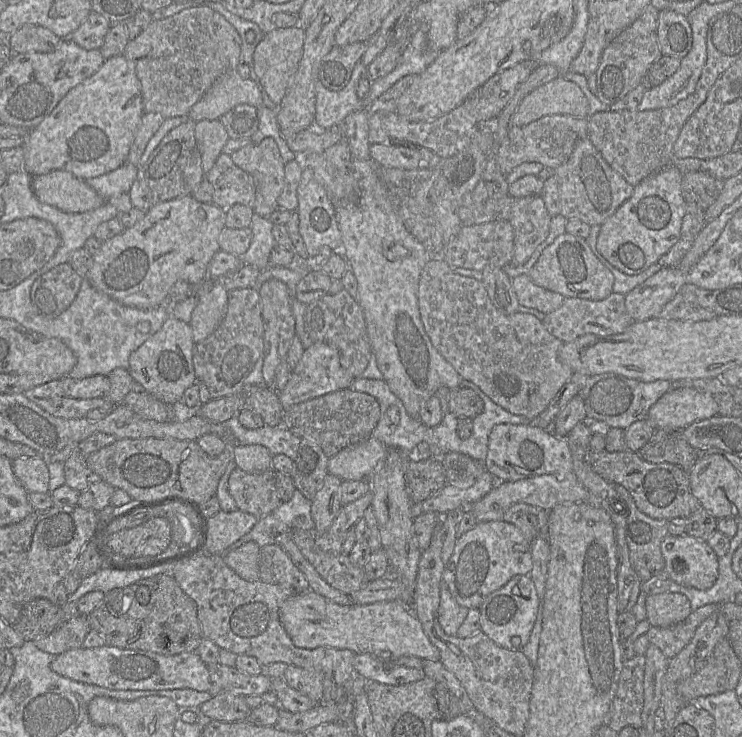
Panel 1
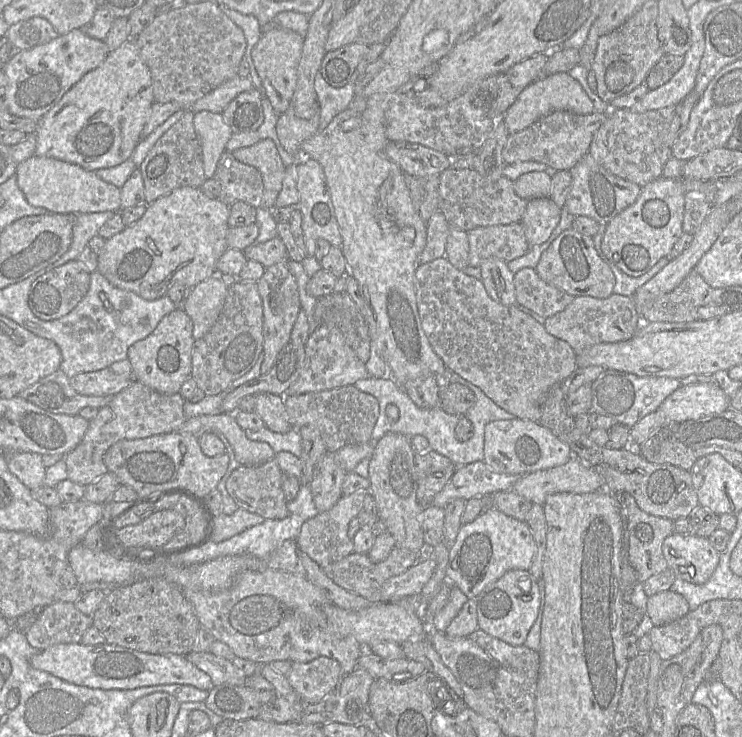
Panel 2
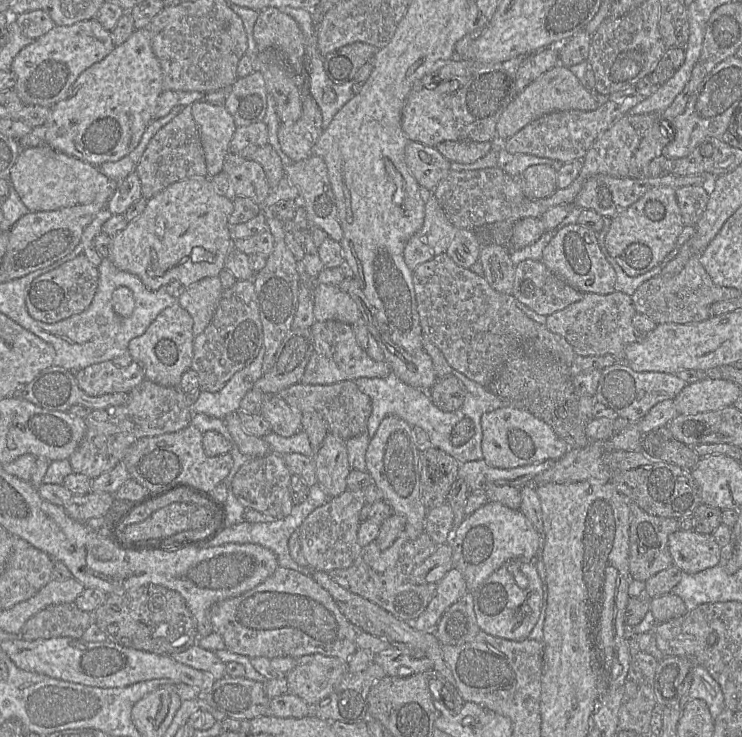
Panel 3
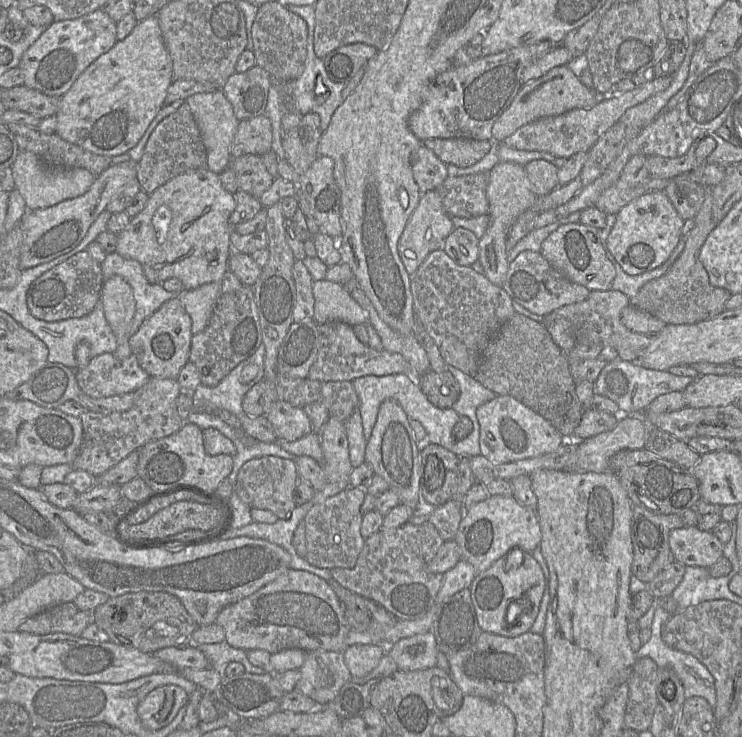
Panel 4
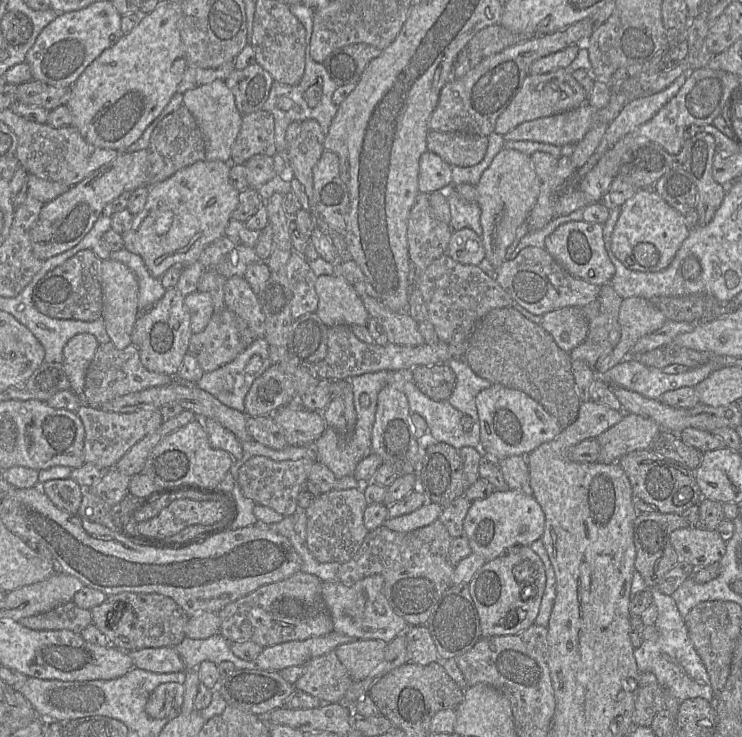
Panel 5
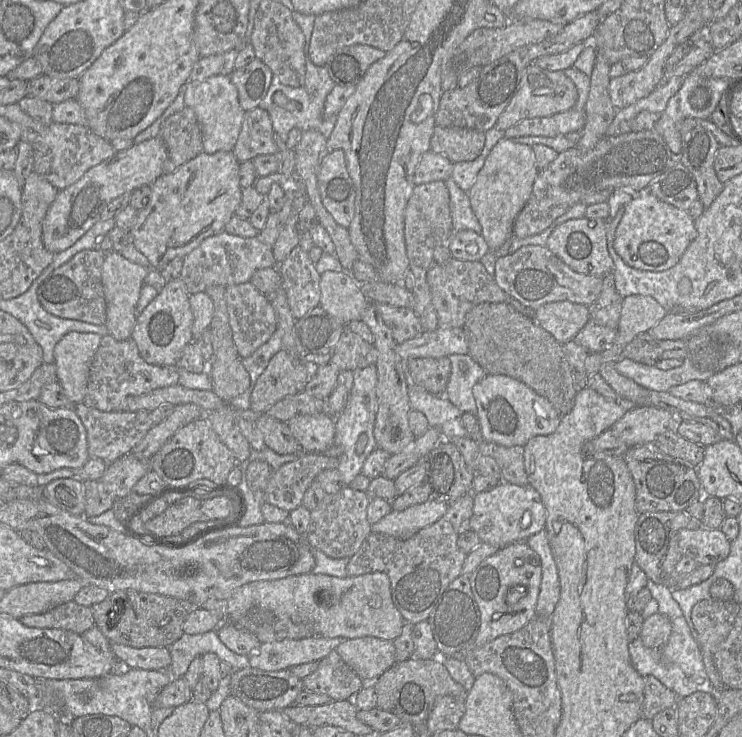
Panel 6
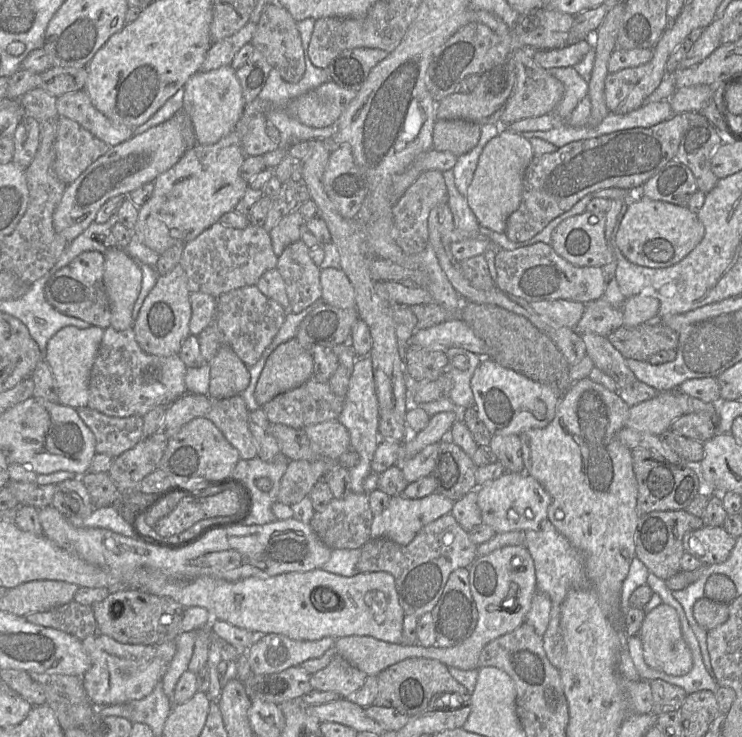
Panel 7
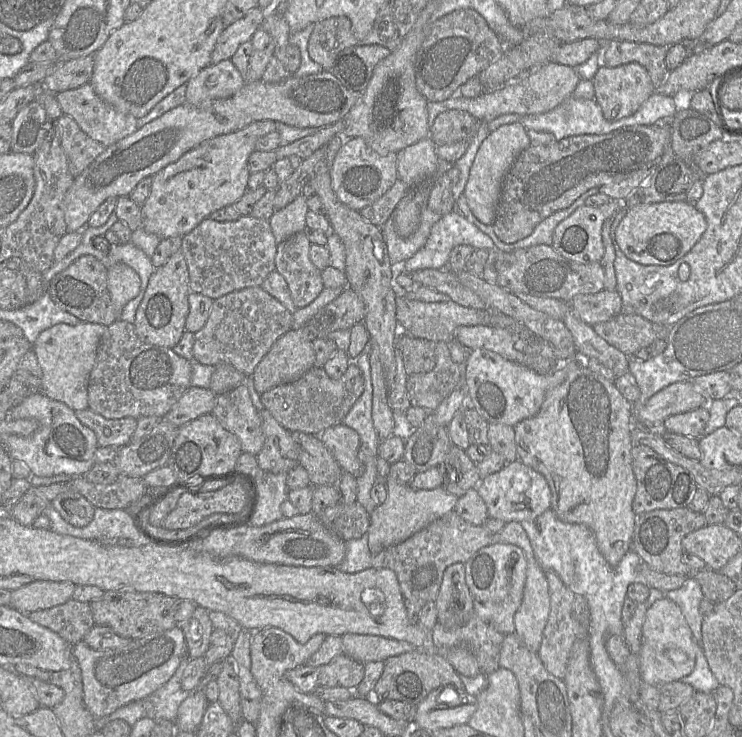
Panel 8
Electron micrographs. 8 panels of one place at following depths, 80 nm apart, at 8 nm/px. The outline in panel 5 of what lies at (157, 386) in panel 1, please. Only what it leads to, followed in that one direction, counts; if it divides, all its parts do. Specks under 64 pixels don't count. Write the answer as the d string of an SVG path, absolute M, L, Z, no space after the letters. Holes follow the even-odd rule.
M175 287L166 290L163 297L149 310L142 311L131 335L131 343L138 349L143 366L149 371L177 376L193 332L190 314L184 304L184 295Z

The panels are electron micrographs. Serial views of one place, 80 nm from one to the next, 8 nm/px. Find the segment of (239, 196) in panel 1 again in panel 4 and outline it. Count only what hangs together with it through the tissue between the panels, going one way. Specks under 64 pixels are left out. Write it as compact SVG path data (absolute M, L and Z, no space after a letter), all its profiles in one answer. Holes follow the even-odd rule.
M243 155L231 159L229 167L236 175L239 190L260 198L270 188L274 177L266 169L261 155Z

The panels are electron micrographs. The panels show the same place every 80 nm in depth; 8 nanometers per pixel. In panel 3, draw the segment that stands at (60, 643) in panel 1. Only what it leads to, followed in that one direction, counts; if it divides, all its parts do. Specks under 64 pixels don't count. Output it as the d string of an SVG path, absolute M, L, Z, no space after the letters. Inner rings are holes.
M74 602L52 605L29 618L20 636L27 641L55 637L79 639L93 622L93 615L80 610Z

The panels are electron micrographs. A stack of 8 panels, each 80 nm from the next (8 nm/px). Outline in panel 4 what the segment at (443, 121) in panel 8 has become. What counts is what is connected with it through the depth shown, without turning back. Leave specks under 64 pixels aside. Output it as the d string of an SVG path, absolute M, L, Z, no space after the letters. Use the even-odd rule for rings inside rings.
M432 138L423 143L447 165L464 168L479 162L492 146L492 141L470 138Z

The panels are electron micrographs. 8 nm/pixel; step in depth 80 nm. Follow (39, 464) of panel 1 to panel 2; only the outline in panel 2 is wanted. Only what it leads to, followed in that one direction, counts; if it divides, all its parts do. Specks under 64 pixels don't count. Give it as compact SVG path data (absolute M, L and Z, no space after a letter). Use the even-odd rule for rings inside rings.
M31 452L11 453L7 461L9 471L30 490L35 491L44 485L46 468L42 455Z

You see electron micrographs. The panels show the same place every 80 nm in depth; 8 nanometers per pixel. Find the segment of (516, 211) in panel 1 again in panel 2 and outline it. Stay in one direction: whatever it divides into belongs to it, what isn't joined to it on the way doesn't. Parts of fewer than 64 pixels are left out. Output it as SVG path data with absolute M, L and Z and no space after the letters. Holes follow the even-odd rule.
M549 197L527 200L520 223L530 248L544 243L550 237L560 221L561 211Z

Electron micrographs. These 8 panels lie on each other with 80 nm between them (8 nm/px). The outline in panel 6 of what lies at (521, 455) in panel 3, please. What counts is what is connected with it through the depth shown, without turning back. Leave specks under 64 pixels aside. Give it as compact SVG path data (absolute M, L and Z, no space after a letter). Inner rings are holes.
M486 374L472 388L478 421L486 442L501 446L525 446L534 436L555 432L561 418L551 403L526 384L506 375Z

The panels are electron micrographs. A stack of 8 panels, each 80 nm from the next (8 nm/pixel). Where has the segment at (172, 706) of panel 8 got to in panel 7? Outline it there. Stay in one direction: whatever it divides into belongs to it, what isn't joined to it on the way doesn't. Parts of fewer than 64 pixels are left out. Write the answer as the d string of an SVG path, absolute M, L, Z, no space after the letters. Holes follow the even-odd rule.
M197 631L181 632L175 639L176 653L162 677L162 688L172 703L174 689L180 676L188 669L191 660Z

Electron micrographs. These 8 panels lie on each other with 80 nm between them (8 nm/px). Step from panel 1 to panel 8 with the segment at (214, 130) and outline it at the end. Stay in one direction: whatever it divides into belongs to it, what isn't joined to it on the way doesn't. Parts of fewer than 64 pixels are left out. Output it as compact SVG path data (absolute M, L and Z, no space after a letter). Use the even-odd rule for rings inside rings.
M231 59L210 64L187 81L186 102L196 108L209 108L214 100L234 95L245 84Z

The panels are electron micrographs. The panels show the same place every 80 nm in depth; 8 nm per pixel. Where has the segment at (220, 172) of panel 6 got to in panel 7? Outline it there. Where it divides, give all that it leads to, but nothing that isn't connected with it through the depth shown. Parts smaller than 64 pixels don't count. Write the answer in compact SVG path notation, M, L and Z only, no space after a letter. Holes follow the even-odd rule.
M236 131L214 144L196 144L188 149L171 168L161 173L153 181L151 197L139 207L138 219L132 230L140 241L158 254L174 245L185 245L201 232L218 222L220 217L233 210L244 196L248 183L240 176L240 168L246 156Z

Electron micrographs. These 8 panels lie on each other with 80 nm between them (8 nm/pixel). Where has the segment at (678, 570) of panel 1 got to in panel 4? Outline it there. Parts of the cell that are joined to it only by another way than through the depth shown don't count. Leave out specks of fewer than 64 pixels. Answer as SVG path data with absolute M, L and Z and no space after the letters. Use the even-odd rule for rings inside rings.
M696 527L673 529L669 534L670 549L686 567L709 568L724 557L724 545L711 531Z

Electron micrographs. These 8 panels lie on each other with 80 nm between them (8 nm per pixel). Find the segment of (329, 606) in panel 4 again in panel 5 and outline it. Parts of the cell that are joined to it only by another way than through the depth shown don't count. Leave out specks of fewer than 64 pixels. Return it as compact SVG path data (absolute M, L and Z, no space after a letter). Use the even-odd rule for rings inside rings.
M299 571L284 580L261 586L217 613L221 620L220 633L230 643L251 641L264 648L327 635L333 632L334 626L321 595L321 584L317 576Z

